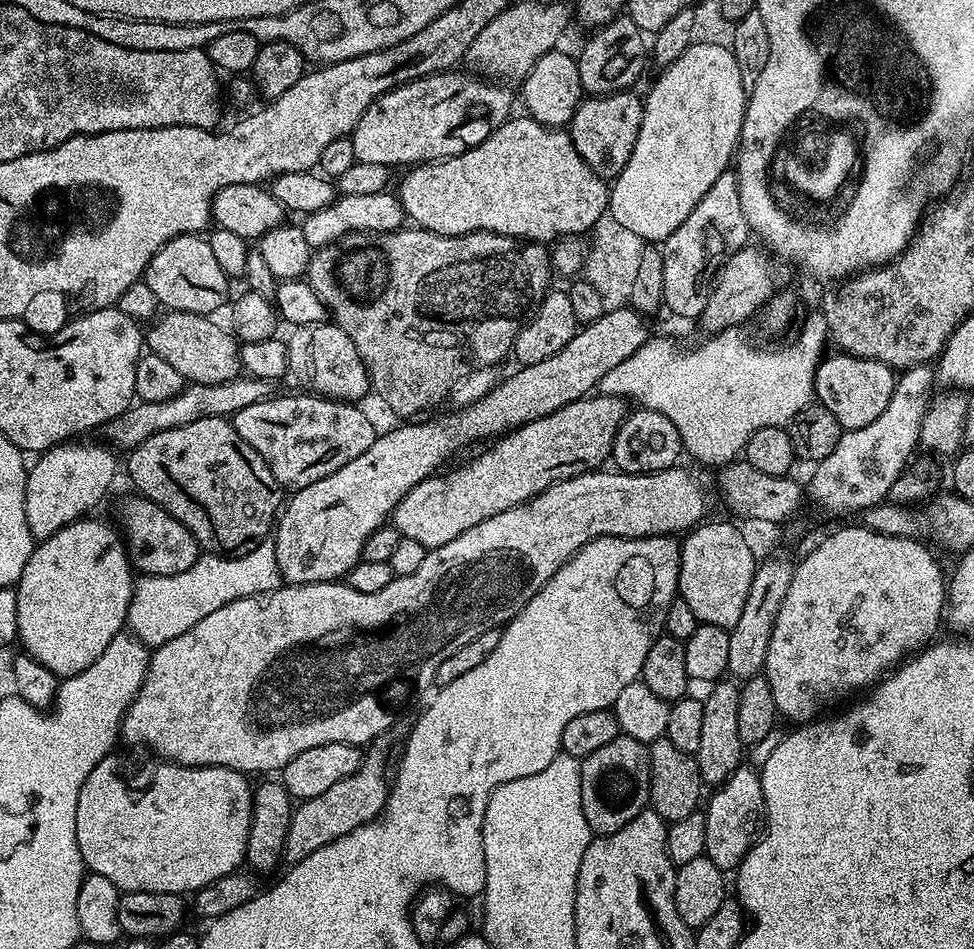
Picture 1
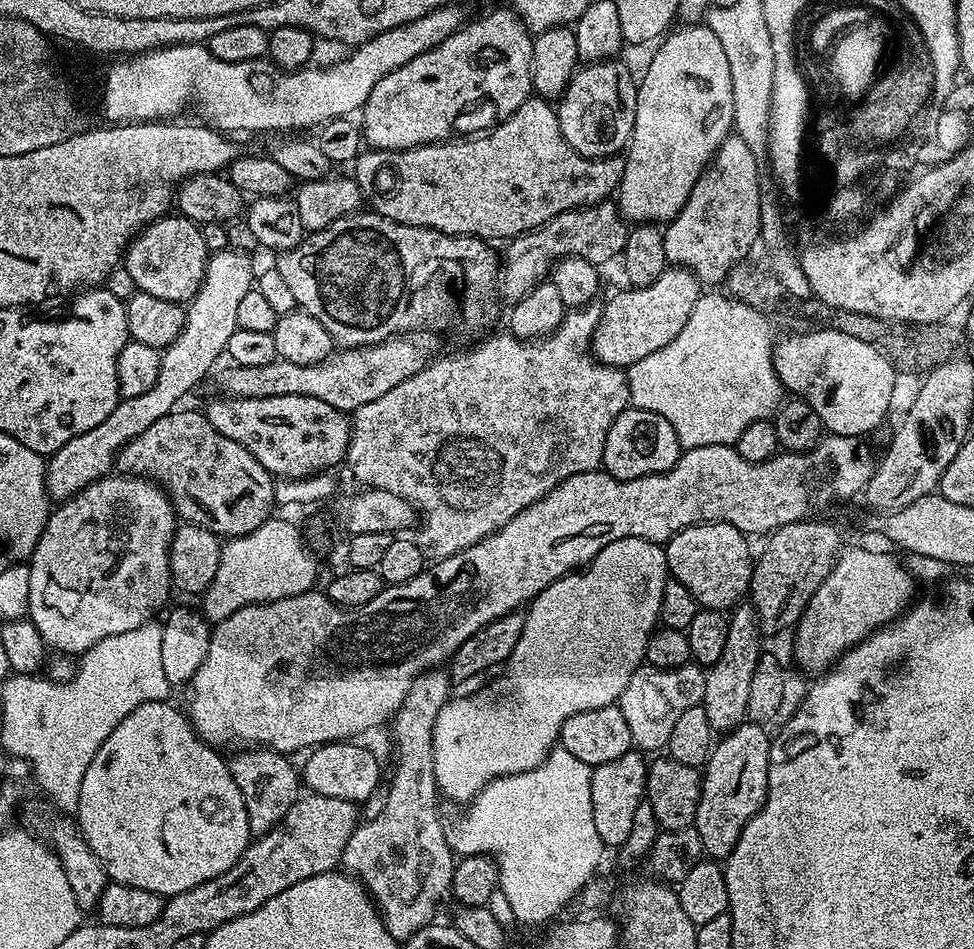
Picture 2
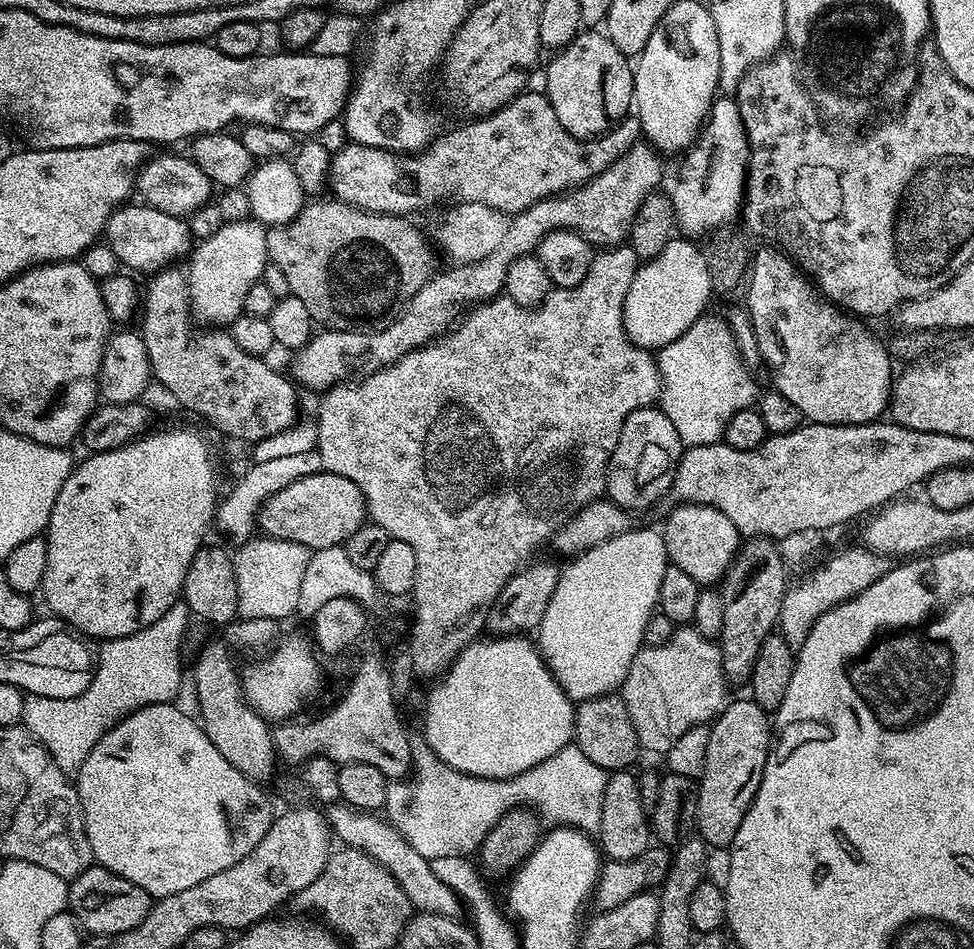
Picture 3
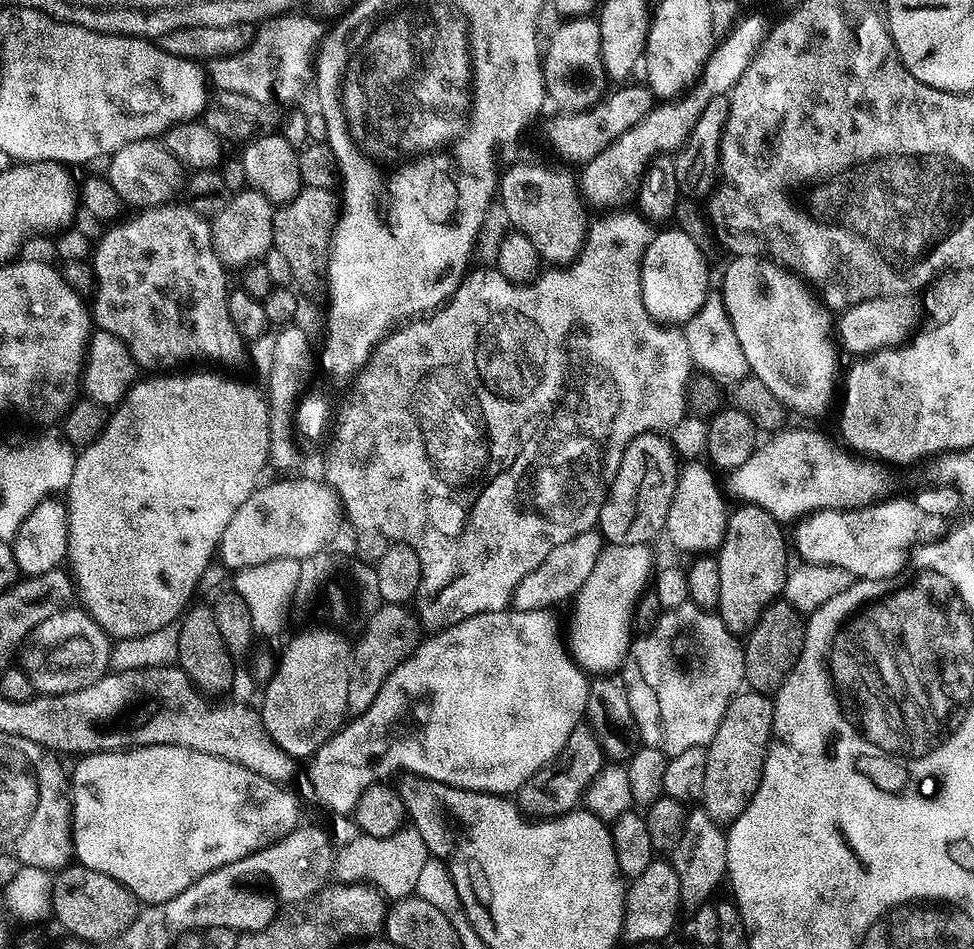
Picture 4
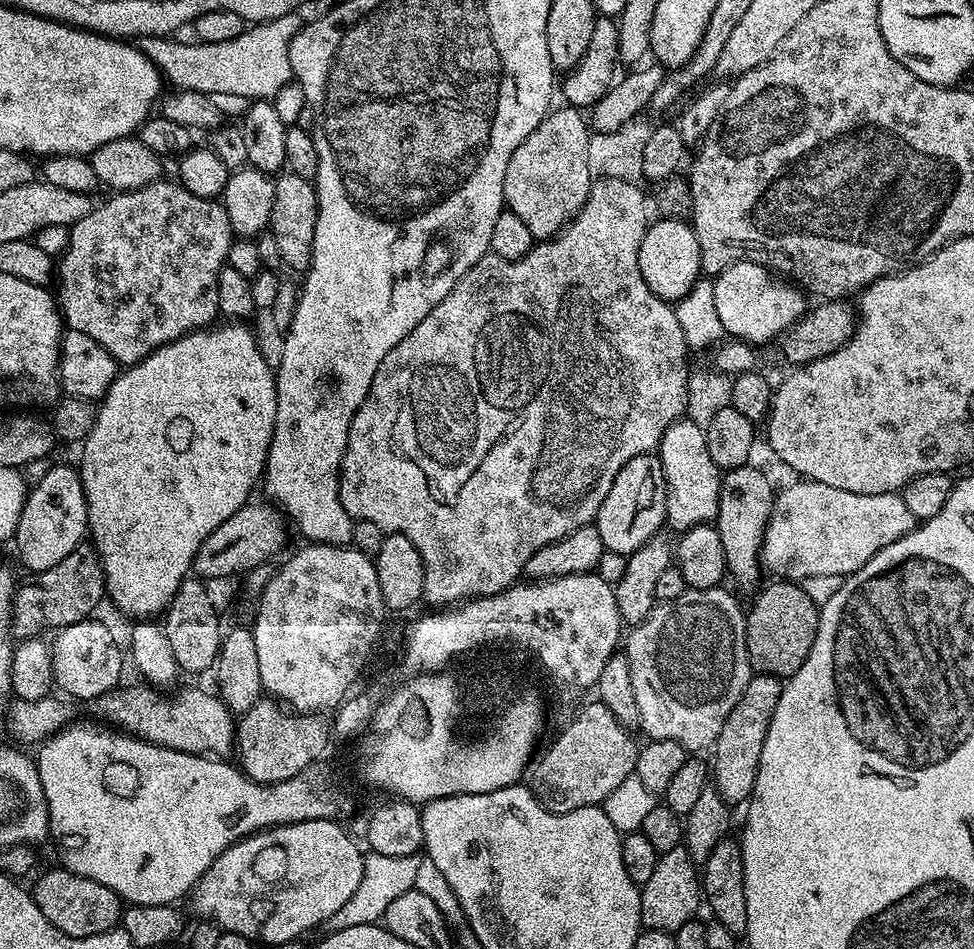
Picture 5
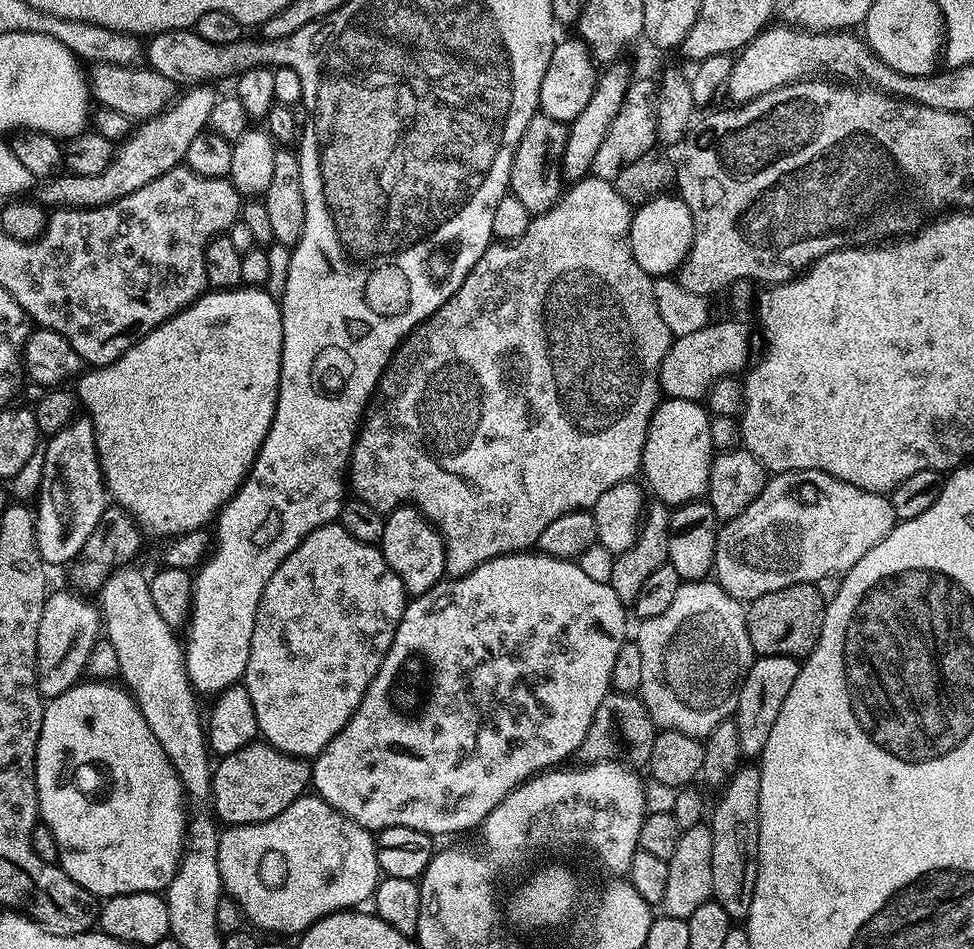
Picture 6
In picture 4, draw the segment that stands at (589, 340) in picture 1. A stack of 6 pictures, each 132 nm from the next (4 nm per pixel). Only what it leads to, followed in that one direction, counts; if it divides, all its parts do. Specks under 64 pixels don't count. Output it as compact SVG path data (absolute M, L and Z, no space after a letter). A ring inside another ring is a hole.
M675 226L668 227L660 230L665 232L657 231L644 248L640 263L642 302L659 324L683 326L691 316L698 314L702 302L706 302L710 291L708 264L704 261L705 249L699 248L690 234Z

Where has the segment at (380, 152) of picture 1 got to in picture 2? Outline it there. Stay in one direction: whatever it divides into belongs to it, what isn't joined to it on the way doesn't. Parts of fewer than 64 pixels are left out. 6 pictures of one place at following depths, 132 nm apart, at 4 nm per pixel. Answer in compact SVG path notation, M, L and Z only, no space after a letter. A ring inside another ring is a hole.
M508 6L478 17L473 24L465 23L446 42L434 46L434 50L426 50L426 54L418 54L406 66L398 66L398 70L386 74L370 90L370 98L362 109L363 143L372 150L401 152L403 148L420 148L423 144L438 144L489 131L533 95L530 74L533 39L533 33L520 21L520 15Z

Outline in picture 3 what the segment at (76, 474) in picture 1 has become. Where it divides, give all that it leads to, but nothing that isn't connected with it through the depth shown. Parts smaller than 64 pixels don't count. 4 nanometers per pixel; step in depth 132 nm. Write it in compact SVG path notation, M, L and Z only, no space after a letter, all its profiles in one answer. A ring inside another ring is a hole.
M251 218L224 223L218 234L210 234L210 238L199 241L191 249L186 267L188 298L191 315L204 323L201 325L228 326L242 315L250 286L261 283L264 268L270 263L266 250L267 233L265 225Z

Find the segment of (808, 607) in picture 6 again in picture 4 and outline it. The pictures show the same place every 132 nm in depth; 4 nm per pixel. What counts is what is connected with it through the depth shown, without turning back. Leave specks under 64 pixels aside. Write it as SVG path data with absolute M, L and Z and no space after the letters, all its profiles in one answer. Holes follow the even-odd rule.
M777 598L765 606L758 622L752 631L747 633L742 644L744 678L751 691L774 694L782 686L782 682L800 657L804 645L804 626L805 621L801 614L796 612L794 606L788 604L785 599Z

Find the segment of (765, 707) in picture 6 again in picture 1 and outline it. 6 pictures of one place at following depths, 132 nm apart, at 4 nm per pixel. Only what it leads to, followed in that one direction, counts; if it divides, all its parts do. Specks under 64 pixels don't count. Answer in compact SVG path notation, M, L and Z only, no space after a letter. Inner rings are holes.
M741 766L730 774L730 778L715 789L712 797L707 797L705 816L705 848L707 856L714 866L728 874L740 867L746 854L755 846L766 824L764 811L764 791L760 785L760 774L755 767Z

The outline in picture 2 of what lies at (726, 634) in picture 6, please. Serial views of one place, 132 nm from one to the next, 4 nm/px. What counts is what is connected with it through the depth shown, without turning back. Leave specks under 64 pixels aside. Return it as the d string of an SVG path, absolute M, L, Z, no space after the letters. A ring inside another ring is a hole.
M695 662L683 664L674 670L647 666L636 668L618 701L622 715L626 718L626 726L630 726L633 745L645 753L652 752L655 748L663 749L678 723L678 717L686 709L703 704L705 694L706 672Z

